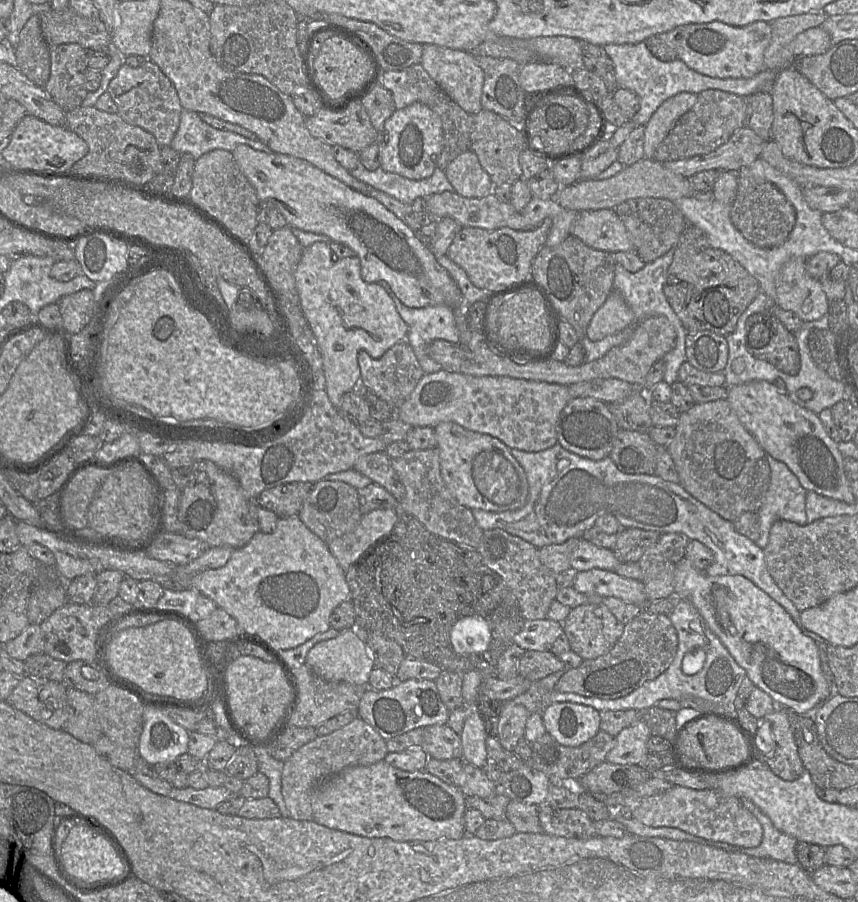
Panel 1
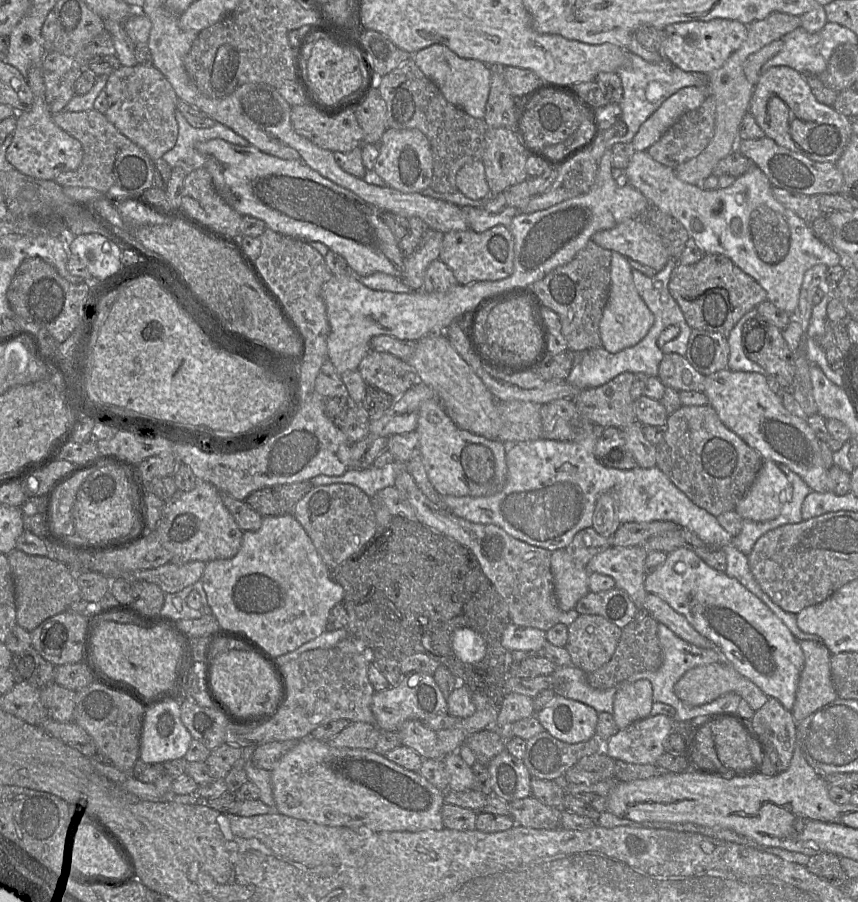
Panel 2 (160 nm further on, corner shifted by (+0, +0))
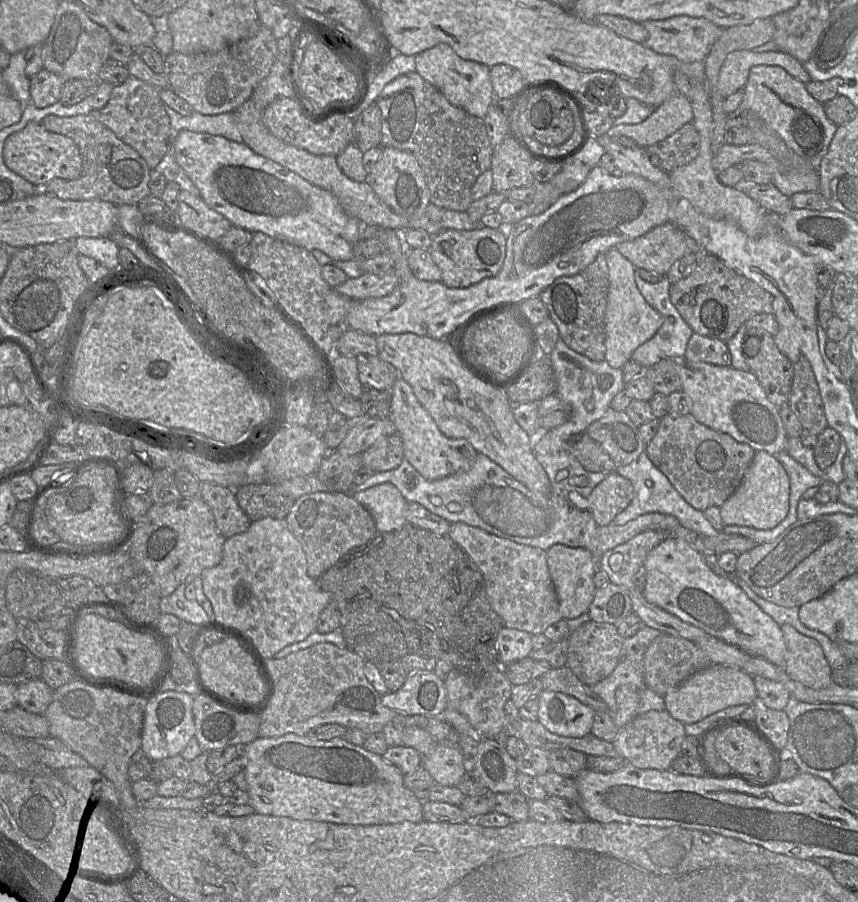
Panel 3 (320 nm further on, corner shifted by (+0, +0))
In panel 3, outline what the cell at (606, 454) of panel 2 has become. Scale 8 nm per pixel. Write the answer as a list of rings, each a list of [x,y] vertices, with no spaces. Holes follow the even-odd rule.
[[[586,432],[570,438],[568,451],[590,472],[611,472],[616,468],[601,444]]]

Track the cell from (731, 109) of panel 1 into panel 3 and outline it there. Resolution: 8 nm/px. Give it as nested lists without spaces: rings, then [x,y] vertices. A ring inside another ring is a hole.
[[[690,122],[666,139],[646,147],[646,153],[653,166],[669,173],[692,162],[698,155],[699,145],[699,134]]]

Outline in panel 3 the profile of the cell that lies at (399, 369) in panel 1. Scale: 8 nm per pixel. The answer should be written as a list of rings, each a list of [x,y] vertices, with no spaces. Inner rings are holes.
[[[360,354],[357,357],[359,379],[362,385],[378,391],[391,391],[400,371],[378,355]]]

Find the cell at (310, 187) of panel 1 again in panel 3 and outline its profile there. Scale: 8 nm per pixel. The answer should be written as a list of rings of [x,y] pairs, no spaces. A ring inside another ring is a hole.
[[[182,130],[173,140],[177,163],[193,181],[206,204],[225,216],[233,226],[248,231],[263,232],[270,237],[303,247],[309,251],[319,249],[333,261],[354,258],[352,247],[363,223],[349,215],[338,199],[329,191],[317,187],[295,172],[254,152],[248,145],[223,136]]]

